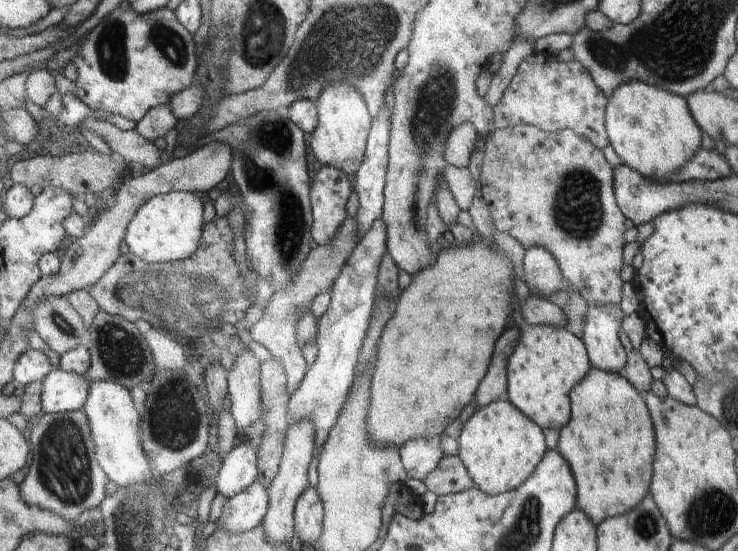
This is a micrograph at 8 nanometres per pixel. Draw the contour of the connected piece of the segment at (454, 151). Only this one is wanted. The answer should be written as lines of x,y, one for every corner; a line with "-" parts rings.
471,122
460,124
456,130
452,130
446,142
446,152
444,152
448,164
458,168
468,168
470,155
476,148
475,143
478,138
476,126

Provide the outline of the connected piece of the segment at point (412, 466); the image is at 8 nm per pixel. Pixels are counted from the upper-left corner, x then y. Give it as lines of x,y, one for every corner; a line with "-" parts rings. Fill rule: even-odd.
438,434
432,438
416,438
401,447
403,461
411,478
425,481
446,458
447,455
440,446
442,435

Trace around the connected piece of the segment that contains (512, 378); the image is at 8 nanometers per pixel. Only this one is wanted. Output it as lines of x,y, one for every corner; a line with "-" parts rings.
539,324
520,326
520,340
508,358
508,384
506,400
519,407
542,430
560,430
571,417
570,391
588,374
591,362
581,338
565,326

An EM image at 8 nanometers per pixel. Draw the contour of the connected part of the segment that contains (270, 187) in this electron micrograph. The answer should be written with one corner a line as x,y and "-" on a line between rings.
263,111
258,115
248,118
241,124
236,124
230,126
229,128
224,128
222,131
216,132
214,138
216,141
222,140
222,142
230,145
234,150
234,163
233,163
233,176
236,183
239,185
241,194
243,198
246,199
245,202
247,206
251,209
251,216
248,216
249,222
249,235
247,236
247,244
249,247
250,261
253,270
259,273
261,279
271,281
272,287
275,291
287,290
290,284
297,278
300,272
304,271
305,263
310,257
312,250
312,240
313,238
313,226
315,225
315,208
311,202
311,190
312,190
312,176
310,176
310,170
308,170
308,148
306,148
306,134
305,131
297,126
292,118
288,116
284,111

